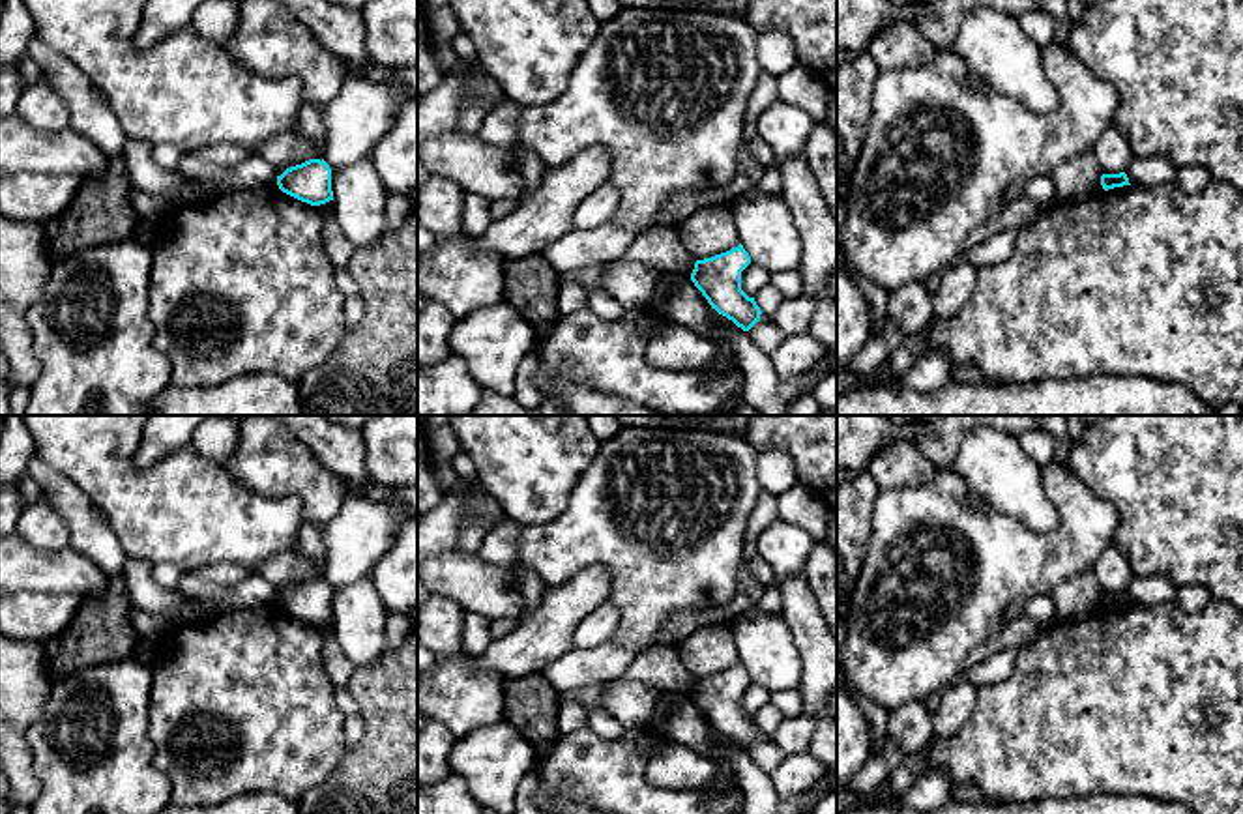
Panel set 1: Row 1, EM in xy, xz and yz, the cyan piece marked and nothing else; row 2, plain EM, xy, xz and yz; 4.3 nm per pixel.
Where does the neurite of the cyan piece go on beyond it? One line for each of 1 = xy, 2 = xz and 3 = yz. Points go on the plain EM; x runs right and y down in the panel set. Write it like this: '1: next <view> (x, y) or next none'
1: next none
2: next none
3: next none

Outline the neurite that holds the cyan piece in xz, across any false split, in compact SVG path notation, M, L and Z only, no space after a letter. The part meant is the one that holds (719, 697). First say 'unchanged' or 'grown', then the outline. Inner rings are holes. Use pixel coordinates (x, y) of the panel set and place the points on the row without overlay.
unchanged; M738 666L696 679L691 700L708 719L711 728L749 750L760 739L760 726L754 717L741 709L741 690L751 683L749 672Z

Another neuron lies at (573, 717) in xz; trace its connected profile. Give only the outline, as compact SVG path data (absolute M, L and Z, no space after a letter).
M565 700L560 705L560 732L562 735L573 734L588 726L588 711L578 700Z

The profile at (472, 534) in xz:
M468 518L459 531L457 548L466 554L477 554L487 533L489 533L489 528L485 528L481 522L474 518Z

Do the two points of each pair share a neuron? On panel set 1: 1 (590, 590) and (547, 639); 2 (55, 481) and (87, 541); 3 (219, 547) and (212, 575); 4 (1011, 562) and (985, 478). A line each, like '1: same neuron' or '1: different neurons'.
1: same neuron
2: same neuron
3: different neurons
4: different neurons

